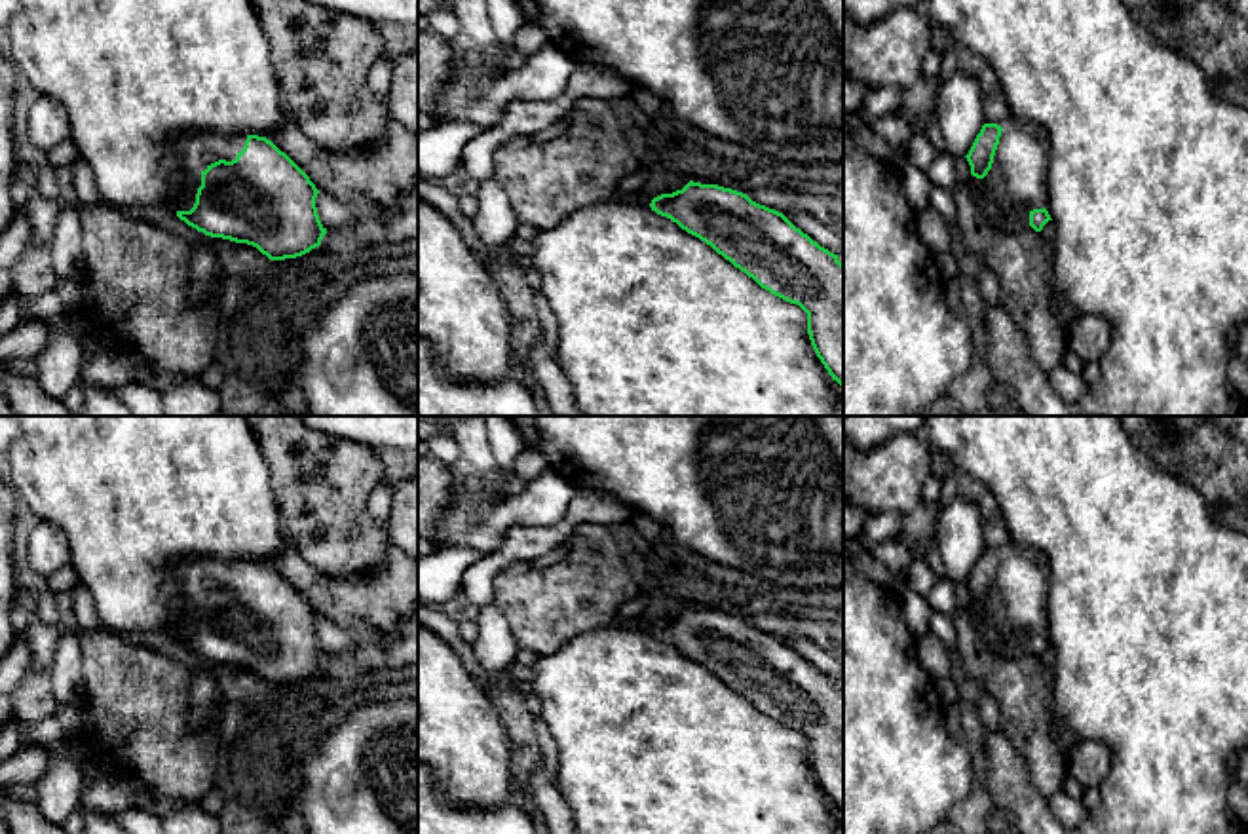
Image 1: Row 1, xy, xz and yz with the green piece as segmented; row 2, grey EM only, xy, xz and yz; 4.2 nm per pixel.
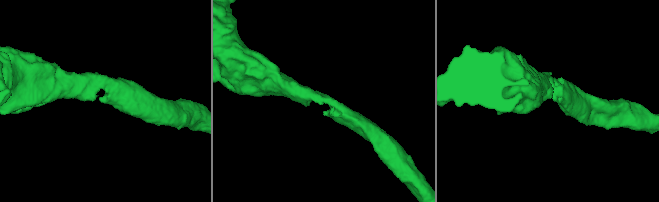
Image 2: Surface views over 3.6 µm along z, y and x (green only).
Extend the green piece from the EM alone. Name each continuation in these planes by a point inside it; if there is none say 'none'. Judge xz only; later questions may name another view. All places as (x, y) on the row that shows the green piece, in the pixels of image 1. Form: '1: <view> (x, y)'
none

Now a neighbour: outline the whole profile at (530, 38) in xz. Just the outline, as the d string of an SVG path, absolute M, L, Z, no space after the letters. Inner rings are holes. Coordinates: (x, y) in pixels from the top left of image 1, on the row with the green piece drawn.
M524 23L515 34L515 47L524 55L532 55L547 44L549 36L532 23Z

